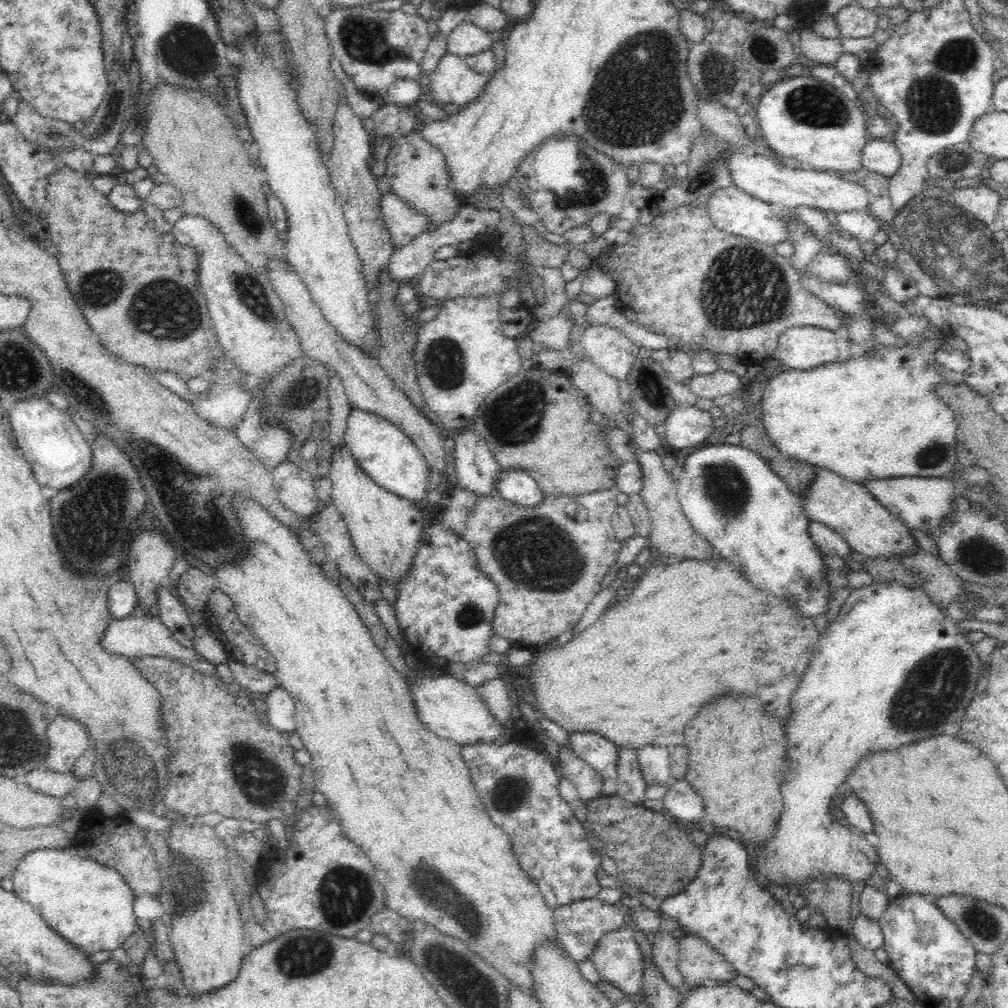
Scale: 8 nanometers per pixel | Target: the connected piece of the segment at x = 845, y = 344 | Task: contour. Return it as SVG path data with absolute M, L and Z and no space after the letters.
M815 326L786 330L771 358L794 369L817 368L824 362L845 362L850 356L850 343L843 332Z

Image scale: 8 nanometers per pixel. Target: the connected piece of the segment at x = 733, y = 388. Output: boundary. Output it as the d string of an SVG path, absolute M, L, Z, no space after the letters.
M719 369L714 374L696 375L685 385L696 394L698 399L714 401L726 394L736 394L740 386L740 377Z

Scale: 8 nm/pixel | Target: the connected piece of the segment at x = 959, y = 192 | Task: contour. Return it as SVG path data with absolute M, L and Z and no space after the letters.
M986 185L956 188L953 197L955 198L954 203L968 215L988 227L994 226L995 216L1002 200L1000 194L994 189Z

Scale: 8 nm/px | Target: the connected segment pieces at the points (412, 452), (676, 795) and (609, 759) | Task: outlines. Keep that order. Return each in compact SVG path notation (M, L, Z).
M352 409L347 418L344 440L364 473L378 486L418 506L429 487L429 467L418 447L392 422L374 413Z
M686 778L673 780L662 799L668 814L674 816L679 823L697 823L707 820L703 798Z
M568 732L568 746L602 777L600 796L614 795L617 789L617 746L594 732Z

